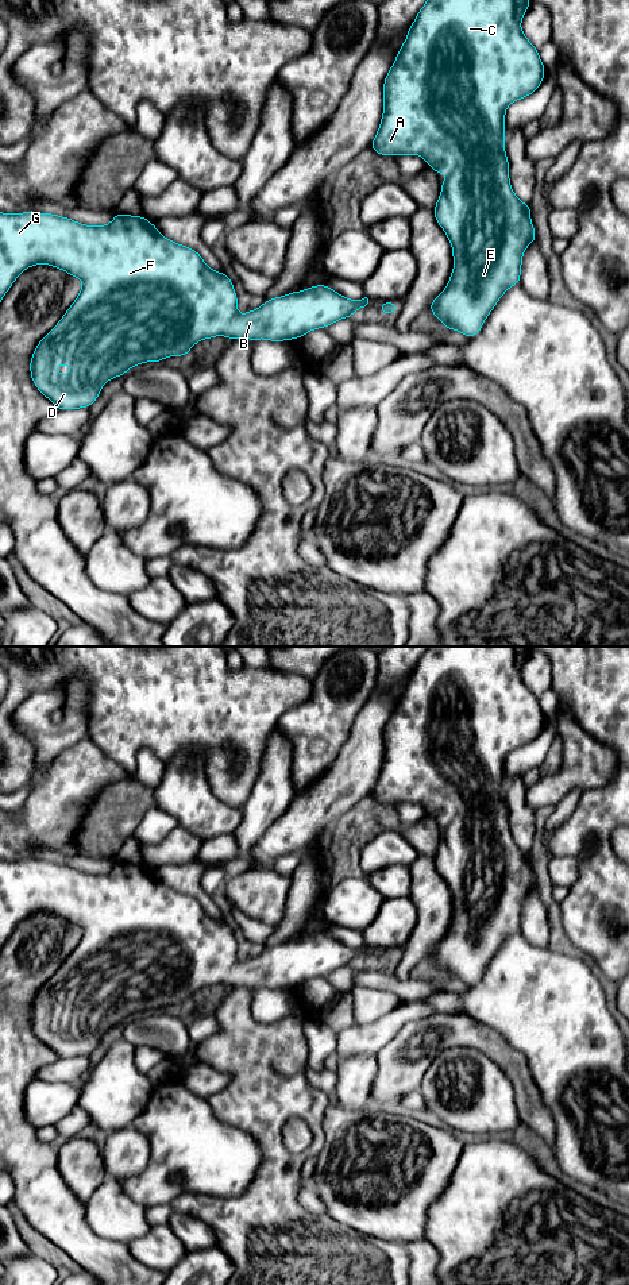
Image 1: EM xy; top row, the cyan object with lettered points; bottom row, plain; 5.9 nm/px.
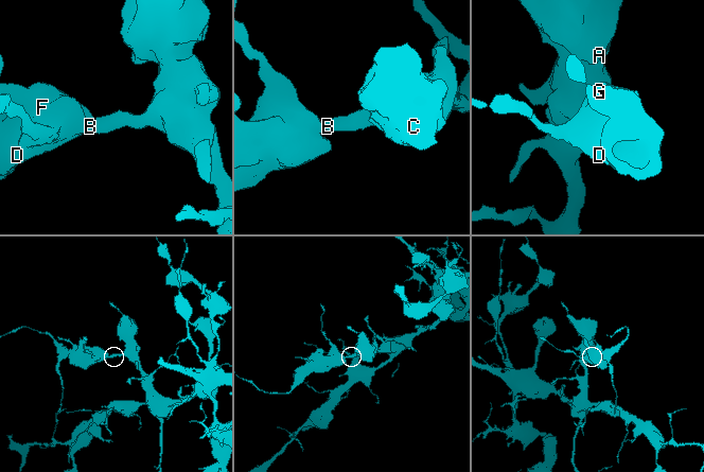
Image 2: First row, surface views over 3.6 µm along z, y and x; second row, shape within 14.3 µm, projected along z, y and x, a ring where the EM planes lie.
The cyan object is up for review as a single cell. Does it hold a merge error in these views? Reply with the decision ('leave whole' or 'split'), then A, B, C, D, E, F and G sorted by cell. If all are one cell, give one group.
leave whole | A B C D E F G

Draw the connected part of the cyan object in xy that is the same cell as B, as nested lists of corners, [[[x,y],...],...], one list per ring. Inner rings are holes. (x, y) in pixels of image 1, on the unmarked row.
[[[27,858],[23,861],[0,860],[0,950],[16,926],[28,915],[50,912],[82,929],[82,937],[57,973],[38,991],[30,1010],[35,1035],[58,1058],[89,1056],[100,1043],[105,1030],[124,1023],[131,1015],[169,1004],[185,1004],[204,987],[227,984],[232,987],[285,989],[300,987],[308,980],[352,965],[368,952],[364,945],[350,948],[328,933],[314,933],[266,948],[259,957],[238,961],[238,944],[225,921],[212,918],[193,896],[181,894],[158,880],[157,873],[143,864],[116,861],[107,873],[85,873],[76,868]],[[58,1012],[69,1012],[72,1020],[58,1022]]]

